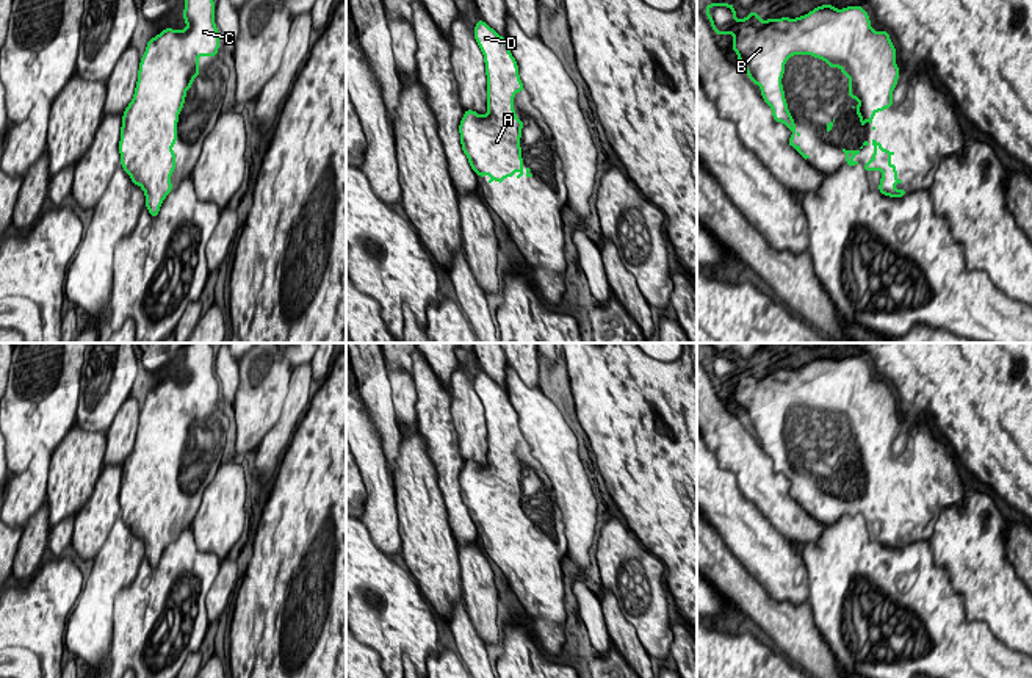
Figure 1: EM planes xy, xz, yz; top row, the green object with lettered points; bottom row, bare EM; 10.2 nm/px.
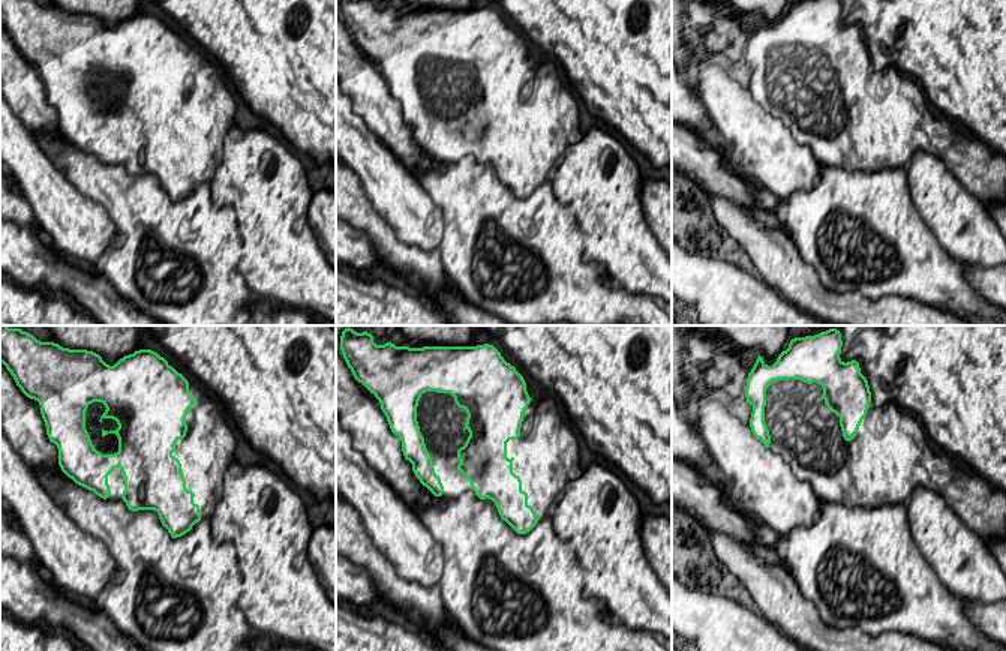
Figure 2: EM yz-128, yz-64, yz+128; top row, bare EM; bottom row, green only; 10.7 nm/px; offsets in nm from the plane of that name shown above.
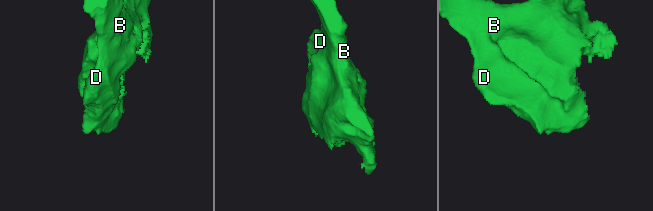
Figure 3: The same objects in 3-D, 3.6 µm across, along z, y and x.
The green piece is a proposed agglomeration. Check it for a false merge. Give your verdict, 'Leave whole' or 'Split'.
Leave whole

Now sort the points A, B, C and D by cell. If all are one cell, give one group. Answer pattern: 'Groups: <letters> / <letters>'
Groups: A B C D

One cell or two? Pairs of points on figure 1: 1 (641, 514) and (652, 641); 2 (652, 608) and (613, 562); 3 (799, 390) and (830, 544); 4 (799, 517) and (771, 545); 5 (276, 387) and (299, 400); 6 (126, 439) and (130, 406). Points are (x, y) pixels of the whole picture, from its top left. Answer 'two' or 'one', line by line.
1: two
2: one
3: two
4: two
5: two
6: one

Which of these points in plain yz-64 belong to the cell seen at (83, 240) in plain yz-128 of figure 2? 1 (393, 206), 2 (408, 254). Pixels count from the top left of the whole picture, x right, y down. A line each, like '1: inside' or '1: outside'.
1: inside
2: outside

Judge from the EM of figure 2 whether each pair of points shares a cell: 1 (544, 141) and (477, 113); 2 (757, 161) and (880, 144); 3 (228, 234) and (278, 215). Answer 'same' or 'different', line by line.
1: same
2: different
3: different

